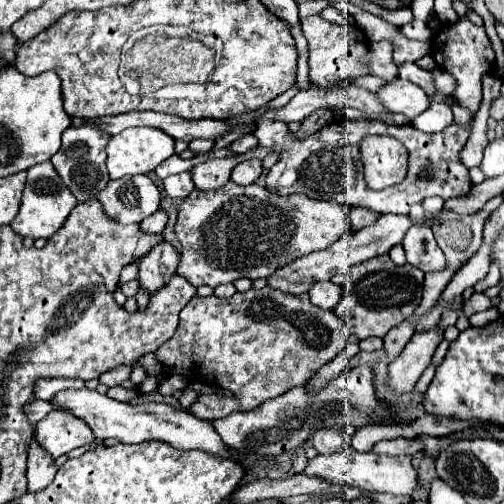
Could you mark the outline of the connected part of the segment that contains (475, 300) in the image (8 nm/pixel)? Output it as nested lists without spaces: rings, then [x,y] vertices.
[[[473,293],[473,295],[465,301],[465,305],[463,305],[463,313],[465,313],[465,317],[471,317],[473,313],[479,313],[479,311],[489,309],[489,307],[491,307],[491,299],[489,299],[487,295],[483,295],[483,293]]]

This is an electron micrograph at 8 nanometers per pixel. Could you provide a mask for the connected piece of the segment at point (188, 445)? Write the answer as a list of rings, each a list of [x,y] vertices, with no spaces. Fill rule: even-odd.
[[[87,387],[59,391],[51,399],[51,403],[55,405],[55,409],[71,411],[75,417],[83,419],[99,439],[117,437],[123,443],[143,443],[149,439],[161,439],[165,443],[171,443],[173,447],[179,447],[181,451],[203,449],[225,459],[231,457],[229,449],[225,447],[225,443],[221,443],[221,437],[209,421],[203,421],[187,411],[177,411],[165,403],[119,403]]]

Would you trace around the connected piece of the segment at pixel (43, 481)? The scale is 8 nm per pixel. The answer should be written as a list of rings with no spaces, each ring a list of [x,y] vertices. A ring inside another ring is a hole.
[[[33,435],[31,445],[29,445],[29,457],[27,457],[29,493],[35,493],[35,491],[41,491],[43,487],[47,487],[53,481],[55,473],[57,473],[55,459],[45,449],[41,449],[41,445],[37,443],[37,439]]]

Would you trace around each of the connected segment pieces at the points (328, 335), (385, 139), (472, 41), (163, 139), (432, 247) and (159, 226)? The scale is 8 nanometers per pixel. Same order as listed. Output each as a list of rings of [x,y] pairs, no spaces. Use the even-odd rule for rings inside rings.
[[[273,287],[251,289],[245,293],[235,293],[229,299],[215,295],[193,297],[179,313],[179,327],[165,345],[157,349],[157,361],[163,365],[167,375],[183,375],[187,381],[193,379],[217,385],[235,393],[231,399],[237,409],[223,409],[223,417],[233,411],[255,409],[263,401],[279,397],[293,387],[305,385],[321,365],[329,363],[347,343],[349,327],[335,315],[335,311],[325,311],[313,307],[309,295],[287,295]]]
[[[367,135],[359,143],[363,177],[371,189],[397,185],[407,175],[407,149],[391,135]]]
[[[461,17],[453,25],[443,25],[435,33],[431,45],[433,45],[433,57],[435,57],[437,65],[457,79],[455,97],[459,99],[459,103],[463,107],[469,107],[475,113],[479,109],[479,103],[481,103],[481,77],[483,77],[483,71],[487,73],[493,67],[493,61],[495,61],[495,51],[491,47],[491,41],[489,41],[485,29],[473,25],[467,17]]]
[[[153,127],[125,129],[119,135],[113,135],[107,145],[107,169],[109,169],[111,179],[121,179],[125,175],[137,175],[137,173],[149,173],[171,155],[175,155],[175,141],[163,131],[157,131]]]
[[[413,225],[409,235],[405,235],[405,239],[403,239],[403,247],[407,253],[409,265],[421,269],[423,273],[443,271],[447,267],[447,259],[445,259],[443,251],[439,249],[431,229]]]
[[[162,210],[156,211],[150,217],[140,222],[141,230],[145,233],[161,234],[168,222],[168,216]]]

